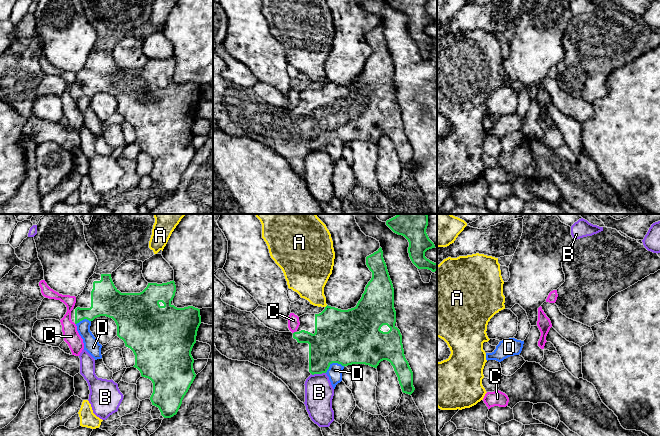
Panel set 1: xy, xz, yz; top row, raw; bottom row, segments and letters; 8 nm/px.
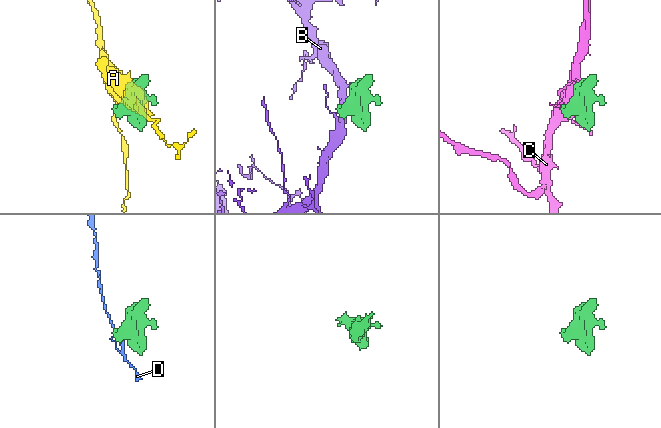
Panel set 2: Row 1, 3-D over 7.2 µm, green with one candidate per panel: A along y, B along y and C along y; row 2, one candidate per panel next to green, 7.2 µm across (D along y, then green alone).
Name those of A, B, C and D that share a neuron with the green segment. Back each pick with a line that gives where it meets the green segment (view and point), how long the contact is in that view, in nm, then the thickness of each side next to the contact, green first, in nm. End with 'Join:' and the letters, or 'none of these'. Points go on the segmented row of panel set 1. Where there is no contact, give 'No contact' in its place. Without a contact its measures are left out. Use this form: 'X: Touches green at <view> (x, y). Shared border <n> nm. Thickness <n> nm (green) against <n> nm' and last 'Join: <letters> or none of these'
Join: none of these

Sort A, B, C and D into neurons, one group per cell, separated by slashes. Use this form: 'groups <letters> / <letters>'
groups A / B / C / D

